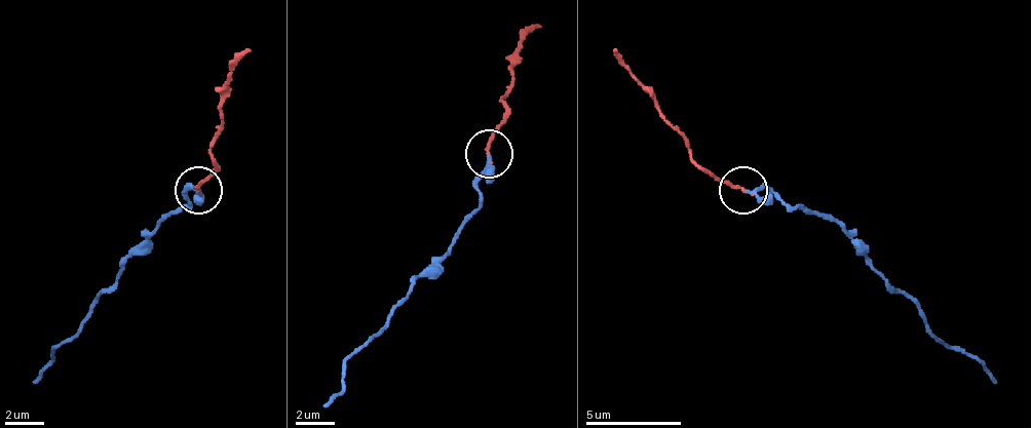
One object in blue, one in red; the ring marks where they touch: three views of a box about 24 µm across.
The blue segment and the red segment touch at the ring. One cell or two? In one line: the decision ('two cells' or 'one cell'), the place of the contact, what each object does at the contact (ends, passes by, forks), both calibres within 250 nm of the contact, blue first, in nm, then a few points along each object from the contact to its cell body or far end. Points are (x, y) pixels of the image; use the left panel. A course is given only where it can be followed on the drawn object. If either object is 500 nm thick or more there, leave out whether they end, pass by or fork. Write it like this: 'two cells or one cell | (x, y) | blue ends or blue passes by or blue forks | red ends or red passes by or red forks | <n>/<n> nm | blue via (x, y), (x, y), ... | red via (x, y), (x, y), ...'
one cell | (198, 190) | blue ends | red ends | 200/140 nm | blue via (199, 189), (185, 193), (190, 203), (170, 212), (55, 352), (55, 357), (31, 381) | red via (199, 189), (204, 184), (209, 141), (224, 121), (224, 83), (253, 49)

